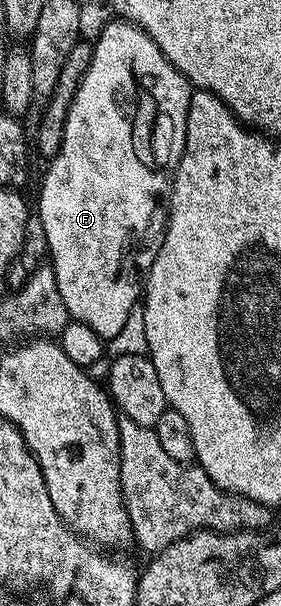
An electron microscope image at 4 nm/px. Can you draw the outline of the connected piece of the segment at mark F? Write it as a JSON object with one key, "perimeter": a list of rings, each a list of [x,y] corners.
{"perimeter":[[[127,21],[115,22],[106,24],[101,29],[100,36],[92,43],[90,65],[66,113],[62,145],[56,155],[47,160],[48,168],[45,169],[44,180],[40,183],[40,208],[38,208],[42,229],[46,229],[50,266],[54,269],[54,277],[58,277],[58,293],[62,293],[62,301],[66,301],[69,316],[75,322],[94,329],[96,336],[105,341],[118,337],[122,325],[126,325],[126,317],[130,317],[130,309],[134,309],[141,302],[147,273],[152,268],[154,257],[158,257],[158,249],[164,240],[164,229],[168,226],[168,217],[165,208],[163,206],[160,208],[156,195],[167,196],[171,192],[172,181],[176,178],[176,166],[180,163],[184,152],[186,113],[190,109],[190,97],[194,90],[189,76],[173,60],[166,58],[164,51],[158,49],[158,45],[154,45],[154,41],[141,27]]]}

